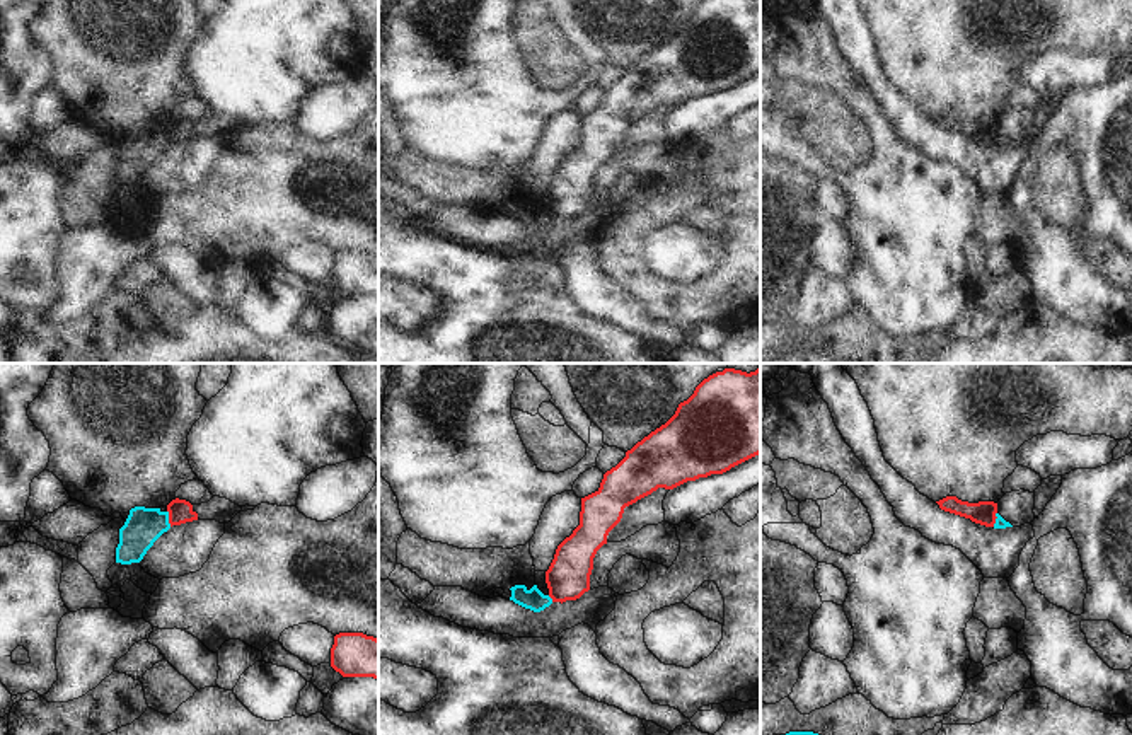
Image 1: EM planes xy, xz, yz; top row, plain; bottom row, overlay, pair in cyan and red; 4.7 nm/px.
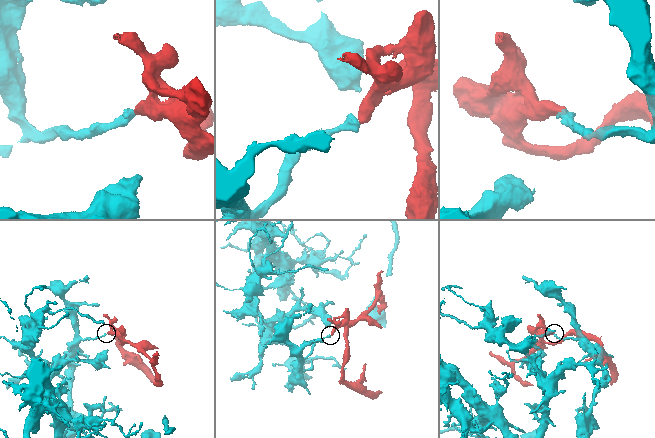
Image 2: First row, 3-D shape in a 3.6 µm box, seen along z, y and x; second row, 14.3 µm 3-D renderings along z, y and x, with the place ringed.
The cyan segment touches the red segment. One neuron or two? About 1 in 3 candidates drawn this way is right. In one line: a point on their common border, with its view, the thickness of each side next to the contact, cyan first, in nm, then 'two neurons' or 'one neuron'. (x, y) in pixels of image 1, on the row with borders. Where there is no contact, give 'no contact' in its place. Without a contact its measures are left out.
meets cyan in xy at (167, 519); 180 nm thick on the cyan side, 110 nm on the other; two neurons

